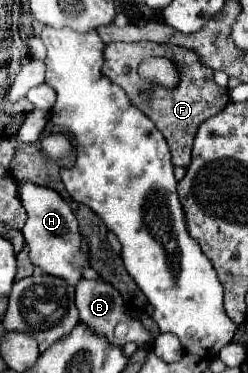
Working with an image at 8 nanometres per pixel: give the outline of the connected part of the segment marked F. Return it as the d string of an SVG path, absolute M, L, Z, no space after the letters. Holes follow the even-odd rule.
M149 41L107 43L105 51L103 51L101 71L107 79L117 83L127 93L131 103L139 111L143 111L155 123L155 127L163 133L163 137L171 149L171 161L177 167L189 165L191 147L193 147L193 139L195 139L199 125L203 121L207 121L209 117L217 115L227 103L231 103L229 91L221 89L213 81L213 69L201 65L199 57L193 51L177 47L177 45L159 45L159 43L149 43ZM149 57L165 57L165 59L173 61L177 71L179 71L179 77L181 77L179 85L173 89L165 89L165 87L143 81L139 75L139 65L141 65L141 61L145 61Z

